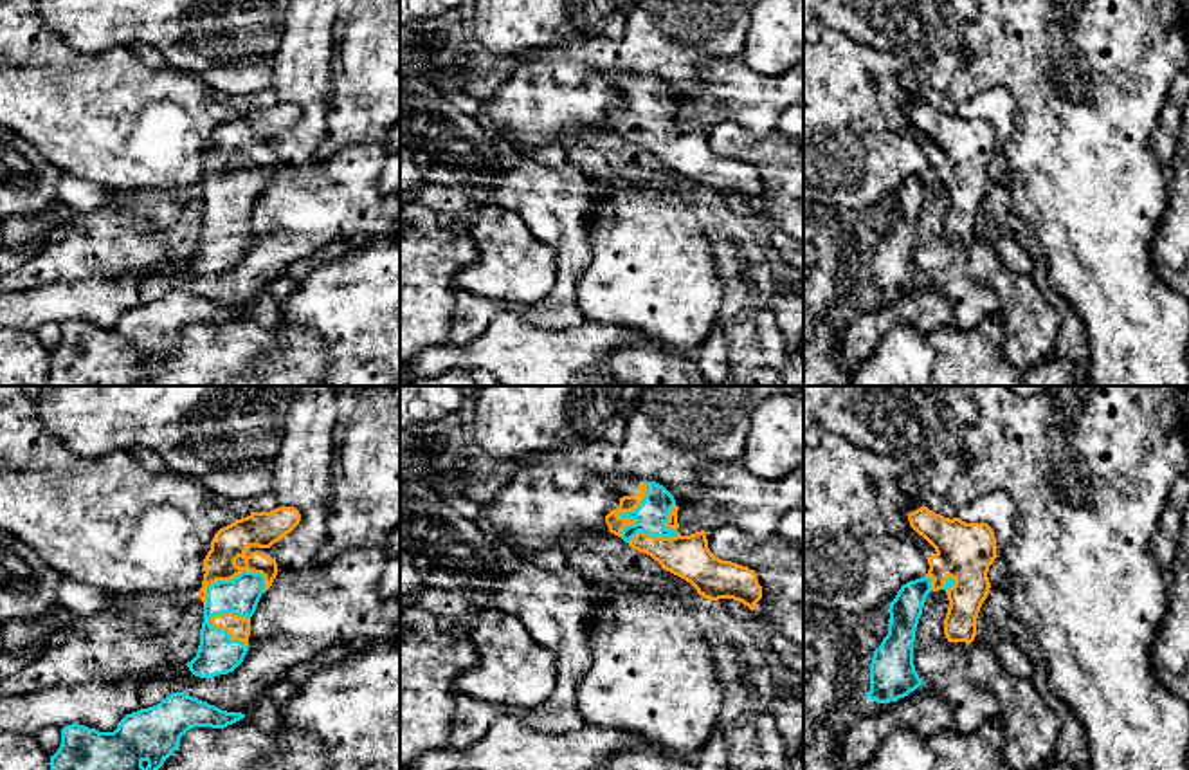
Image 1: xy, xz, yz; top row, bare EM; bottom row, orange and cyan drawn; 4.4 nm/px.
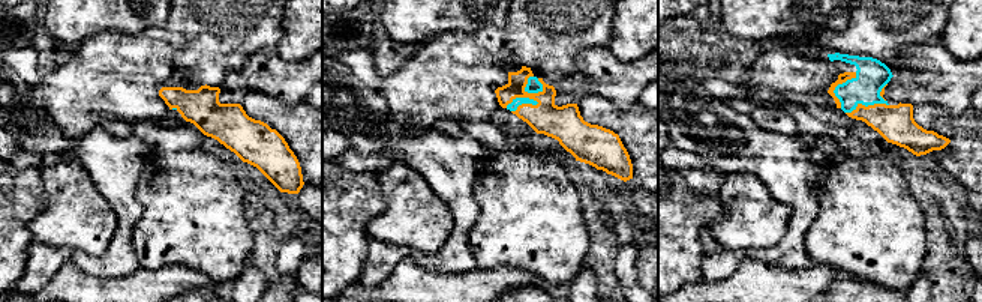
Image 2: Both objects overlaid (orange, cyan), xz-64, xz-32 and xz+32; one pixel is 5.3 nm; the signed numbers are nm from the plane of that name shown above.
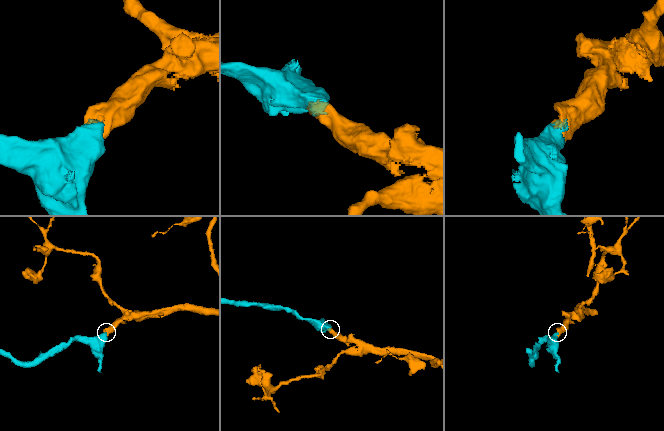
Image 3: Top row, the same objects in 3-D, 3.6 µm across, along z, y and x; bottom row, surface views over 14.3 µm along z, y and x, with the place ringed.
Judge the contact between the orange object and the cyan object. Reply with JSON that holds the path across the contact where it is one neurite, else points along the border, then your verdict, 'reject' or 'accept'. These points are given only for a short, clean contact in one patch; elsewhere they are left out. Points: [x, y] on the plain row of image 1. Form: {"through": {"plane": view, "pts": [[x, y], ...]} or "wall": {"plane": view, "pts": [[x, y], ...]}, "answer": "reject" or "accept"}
{"answer": "accept"}

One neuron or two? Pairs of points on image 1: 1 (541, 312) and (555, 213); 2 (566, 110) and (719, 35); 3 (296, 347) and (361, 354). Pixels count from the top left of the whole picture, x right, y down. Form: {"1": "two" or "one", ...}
{"1": "one", "2": "one", "3": "two"}

